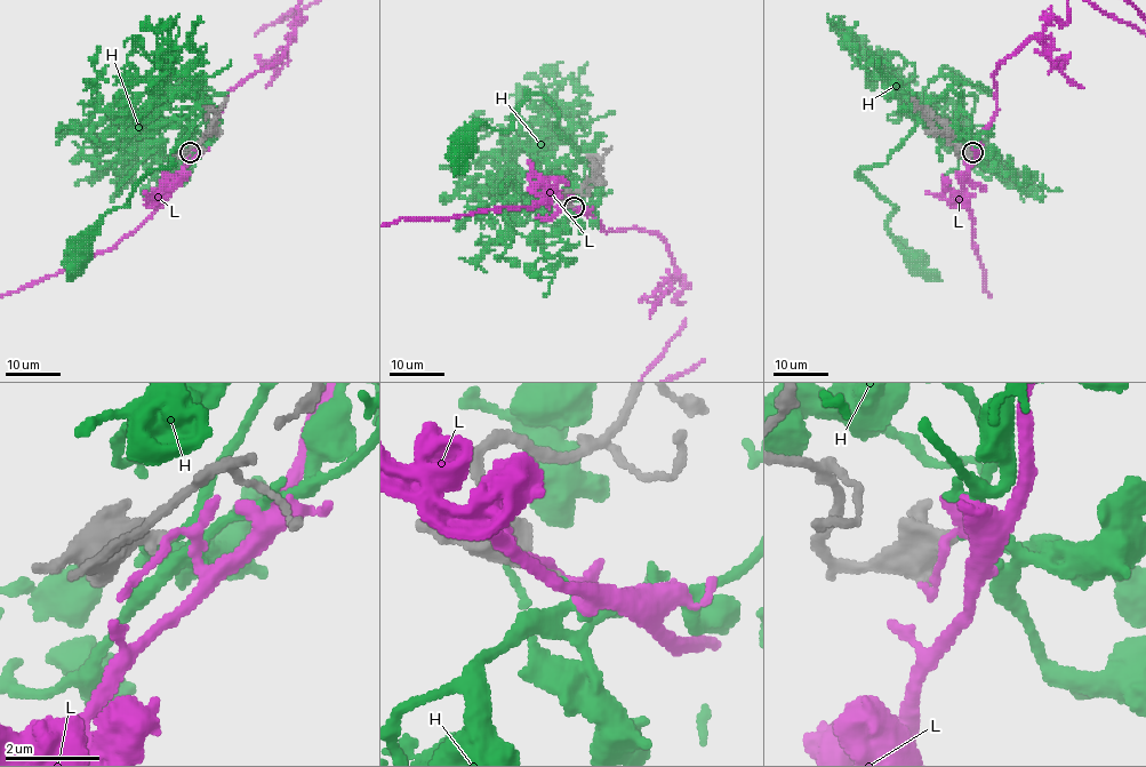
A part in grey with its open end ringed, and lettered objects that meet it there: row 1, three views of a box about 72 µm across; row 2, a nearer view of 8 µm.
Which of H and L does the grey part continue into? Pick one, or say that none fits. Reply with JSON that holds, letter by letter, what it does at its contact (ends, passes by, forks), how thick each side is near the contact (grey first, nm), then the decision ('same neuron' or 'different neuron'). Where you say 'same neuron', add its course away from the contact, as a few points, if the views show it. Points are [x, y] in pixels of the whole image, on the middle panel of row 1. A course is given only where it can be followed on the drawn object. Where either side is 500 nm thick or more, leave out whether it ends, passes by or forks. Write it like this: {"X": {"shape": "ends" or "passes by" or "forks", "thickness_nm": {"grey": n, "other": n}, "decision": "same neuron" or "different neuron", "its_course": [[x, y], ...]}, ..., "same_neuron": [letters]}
{"H": {"shape": "forks", "thickness_nm": {"grey": 280, "other": 130}, "decision": "same neuron", "its_course": [[574, 207], [584, 207], [568, 170], [578, 151], [542, 95], [520, 106], [509, 129], [481, 122], [457, 150]]}, "L": {"shape": "forks", "thickness_nm": {"grey": 320, "other": 150}, "decision": "different neuron"}, "same_neuron": ["H"]}

